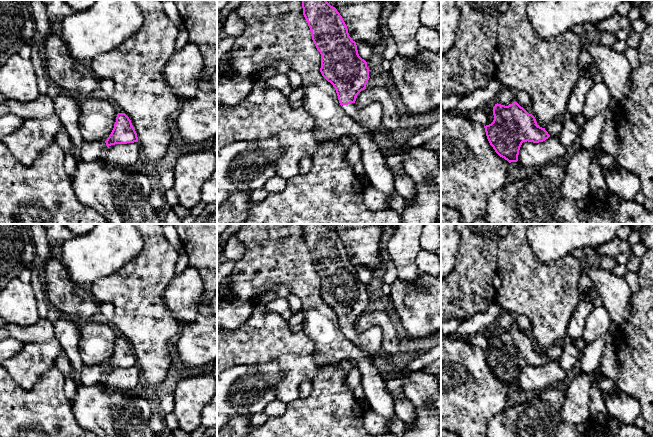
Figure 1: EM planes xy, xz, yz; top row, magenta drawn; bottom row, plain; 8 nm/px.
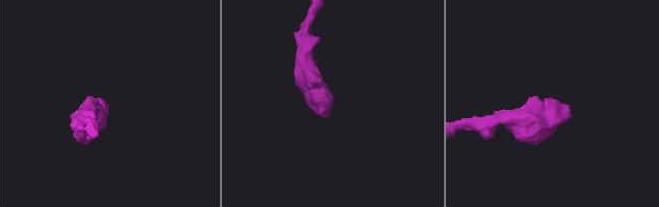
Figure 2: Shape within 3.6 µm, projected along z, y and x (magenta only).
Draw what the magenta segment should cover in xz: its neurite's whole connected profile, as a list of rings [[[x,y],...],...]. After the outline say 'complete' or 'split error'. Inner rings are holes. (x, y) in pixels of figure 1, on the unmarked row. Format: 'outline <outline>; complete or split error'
outline [[[302,224],[302,232],[321,278],[322,300],[335,312],[344,335],[364,352],[378,356],[383,339],[381,328],[375,326],[364,332],[355,328],[357,319],[366,313],[369,292],[359,280],[342,240],[326,224]]]; split error

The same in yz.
outline [[[517,326],[508,330],[495,328],[493,339],[493,346],[484,350],[486,360],[495,376],[509,387],[518,385],[519,374],[523,366],[543,366],[549,361],[557,361],[562,353],[561,343],[552,344],[545,352],[538,350],[535,341]]]; split error

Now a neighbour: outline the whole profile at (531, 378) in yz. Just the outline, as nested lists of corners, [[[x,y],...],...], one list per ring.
[[[549,361],[539,367],[523,366],[517,386],[524,392],[537,392],[565,381],[568,381],[566,370],[557,361]]]

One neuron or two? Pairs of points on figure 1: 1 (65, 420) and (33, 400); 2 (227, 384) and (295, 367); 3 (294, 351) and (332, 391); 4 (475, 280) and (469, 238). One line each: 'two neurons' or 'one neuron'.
1: one neuron
2: two neurons
3: two neurons
4: one neuron

